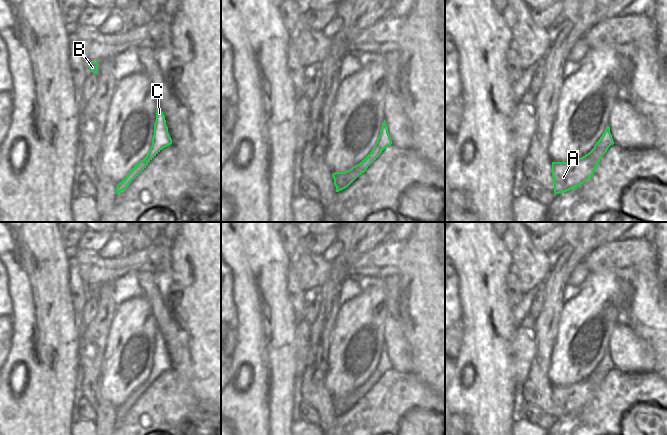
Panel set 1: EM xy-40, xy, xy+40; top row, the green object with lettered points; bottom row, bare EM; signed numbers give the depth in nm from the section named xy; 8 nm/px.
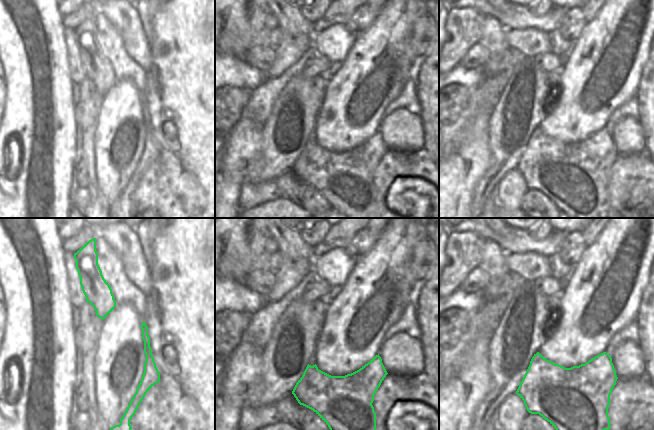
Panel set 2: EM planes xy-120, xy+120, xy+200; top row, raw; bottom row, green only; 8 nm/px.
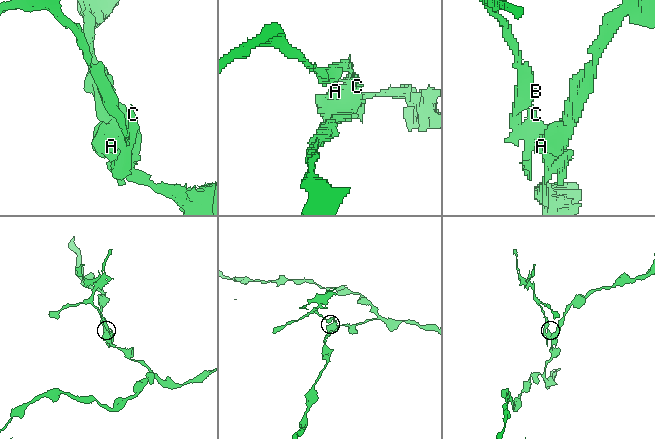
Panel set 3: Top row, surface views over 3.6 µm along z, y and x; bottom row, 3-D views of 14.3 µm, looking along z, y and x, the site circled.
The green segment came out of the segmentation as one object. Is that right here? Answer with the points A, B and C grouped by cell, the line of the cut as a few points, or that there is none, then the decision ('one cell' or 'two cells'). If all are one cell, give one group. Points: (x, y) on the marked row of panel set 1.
A / B C; cut in xy+40 along (607, 147), (598, 157), (594, 157), (591, 154); two cells

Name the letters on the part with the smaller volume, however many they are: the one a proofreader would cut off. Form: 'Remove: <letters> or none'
Remove: B, C

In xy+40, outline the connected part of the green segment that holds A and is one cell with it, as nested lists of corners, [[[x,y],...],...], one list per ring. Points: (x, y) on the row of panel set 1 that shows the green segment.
[[[592,150],[581,158],[569,162],[552,162],[554,193],[567,192],[592,177],[602,156],[595,158]]]

